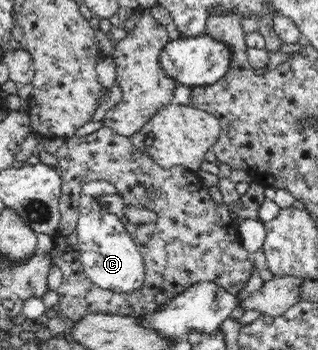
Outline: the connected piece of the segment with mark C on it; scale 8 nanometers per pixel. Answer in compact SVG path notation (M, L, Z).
M87 180L80 192L77 229L74 238L80 247L78 258L85 275L100 288L113 292L128 293L140 289L142 283L145 282L146 268L140 246L122 224L122 218L102 209L102 205L98 203L102 195L110 195L110 193L119 195L116 186L104 180Z

